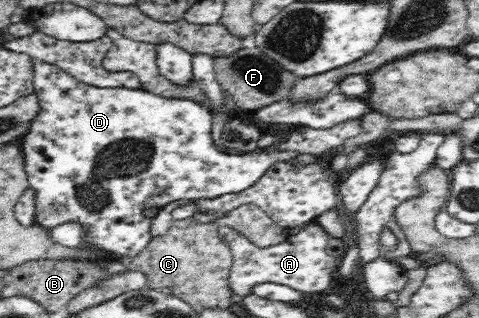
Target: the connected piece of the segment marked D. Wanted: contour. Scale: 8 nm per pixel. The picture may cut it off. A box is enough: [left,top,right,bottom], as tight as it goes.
[21,59,299,257]

